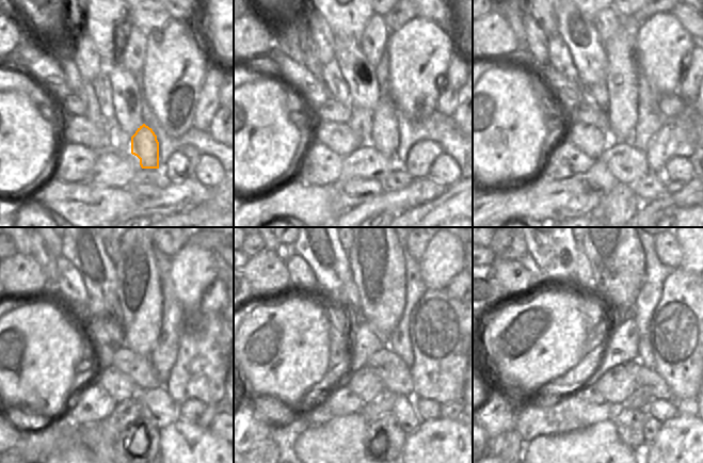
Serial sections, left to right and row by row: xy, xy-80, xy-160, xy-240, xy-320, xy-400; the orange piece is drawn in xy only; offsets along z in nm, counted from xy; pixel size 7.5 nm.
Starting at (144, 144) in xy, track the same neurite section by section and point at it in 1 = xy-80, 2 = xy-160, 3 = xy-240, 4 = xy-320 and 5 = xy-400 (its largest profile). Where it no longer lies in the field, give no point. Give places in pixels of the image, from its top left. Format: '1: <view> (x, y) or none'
1: xy-80 (384, 137)
2: xy-160 (621, 77)
3: xy-240 (139, 291)
4: xy-320 (377, 261)
5: xy-400 (616, 255)

